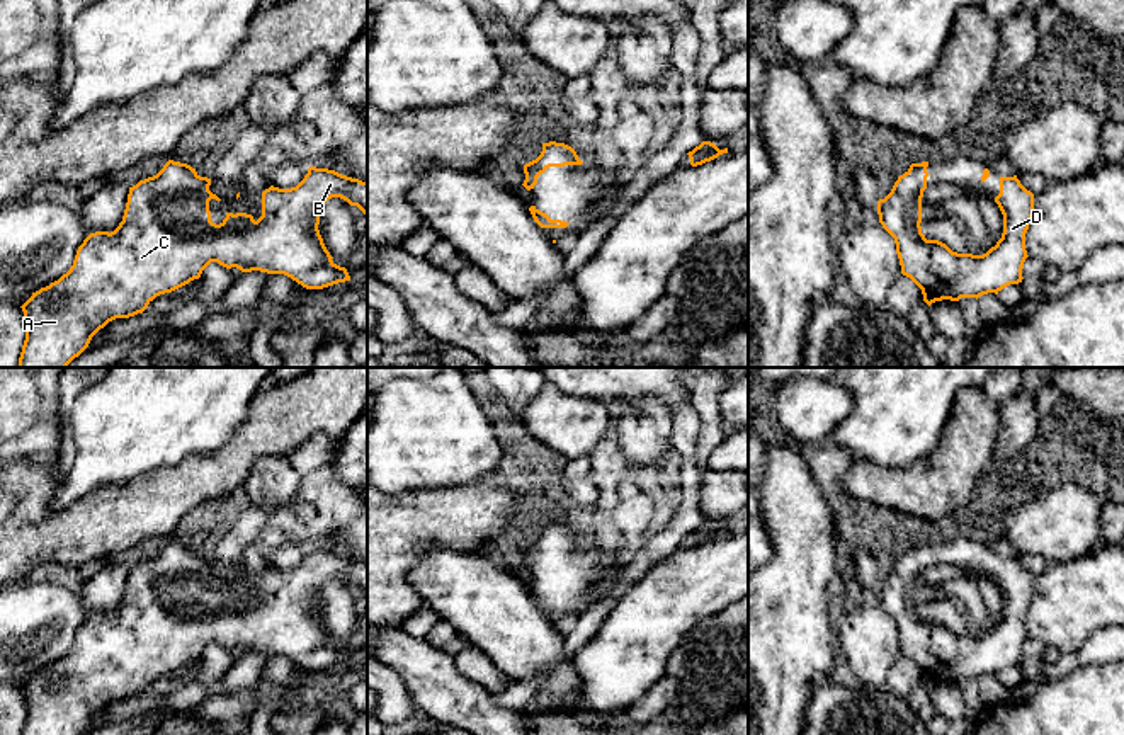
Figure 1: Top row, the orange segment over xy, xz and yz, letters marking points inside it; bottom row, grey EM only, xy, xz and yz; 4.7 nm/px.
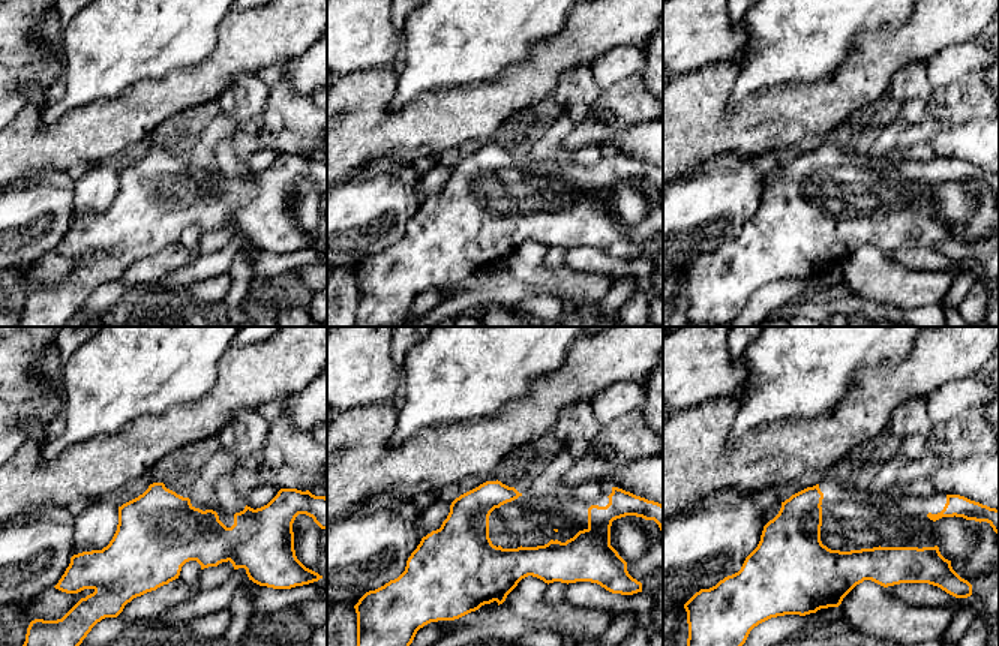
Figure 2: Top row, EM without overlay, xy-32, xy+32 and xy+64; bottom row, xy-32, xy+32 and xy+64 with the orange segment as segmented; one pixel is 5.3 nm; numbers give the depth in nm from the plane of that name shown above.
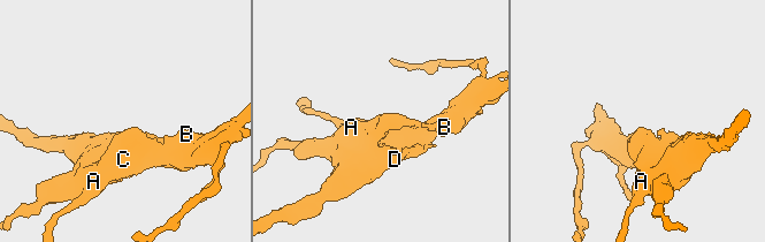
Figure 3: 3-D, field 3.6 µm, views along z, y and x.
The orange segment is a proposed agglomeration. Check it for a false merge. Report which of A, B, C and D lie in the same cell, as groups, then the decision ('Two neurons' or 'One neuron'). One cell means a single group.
Groups: A B C D. One neuron

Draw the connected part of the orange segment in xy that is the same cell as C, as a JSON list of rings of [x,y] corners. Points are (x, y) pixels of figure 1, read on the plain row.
[[[168,541],[156,556],[129,568],[119,607],[111,614],[90,614],[70,652],[20,687],[26,699],[20,735],[82,735],[109,703],[143,694],[156,677],[199,660],[211,643],[241,653],[284,655],[306,670],[350,662],[347,650],[332,641],[323,624],[320,592],[328,580],[340,578],[367,599],[367,563],[309,548],[296,568],[270,567],[262,573],[262,597],[257,602],[247,594],[226,594],[219,606],[211,602],[209,582],[221,580],[209,567],[211,560],[201,558],[190,546]]]

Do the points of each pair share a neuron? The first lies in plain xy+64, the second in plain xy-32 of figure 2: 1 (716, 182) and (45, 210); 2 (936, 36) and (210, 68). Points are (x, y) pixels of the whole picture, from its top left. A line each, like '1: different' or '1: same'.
1: same
2: same

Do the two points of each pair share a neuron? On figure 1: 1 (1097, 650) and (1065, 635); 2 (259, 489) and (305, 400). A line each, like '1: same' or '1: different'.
1: different
2: different

